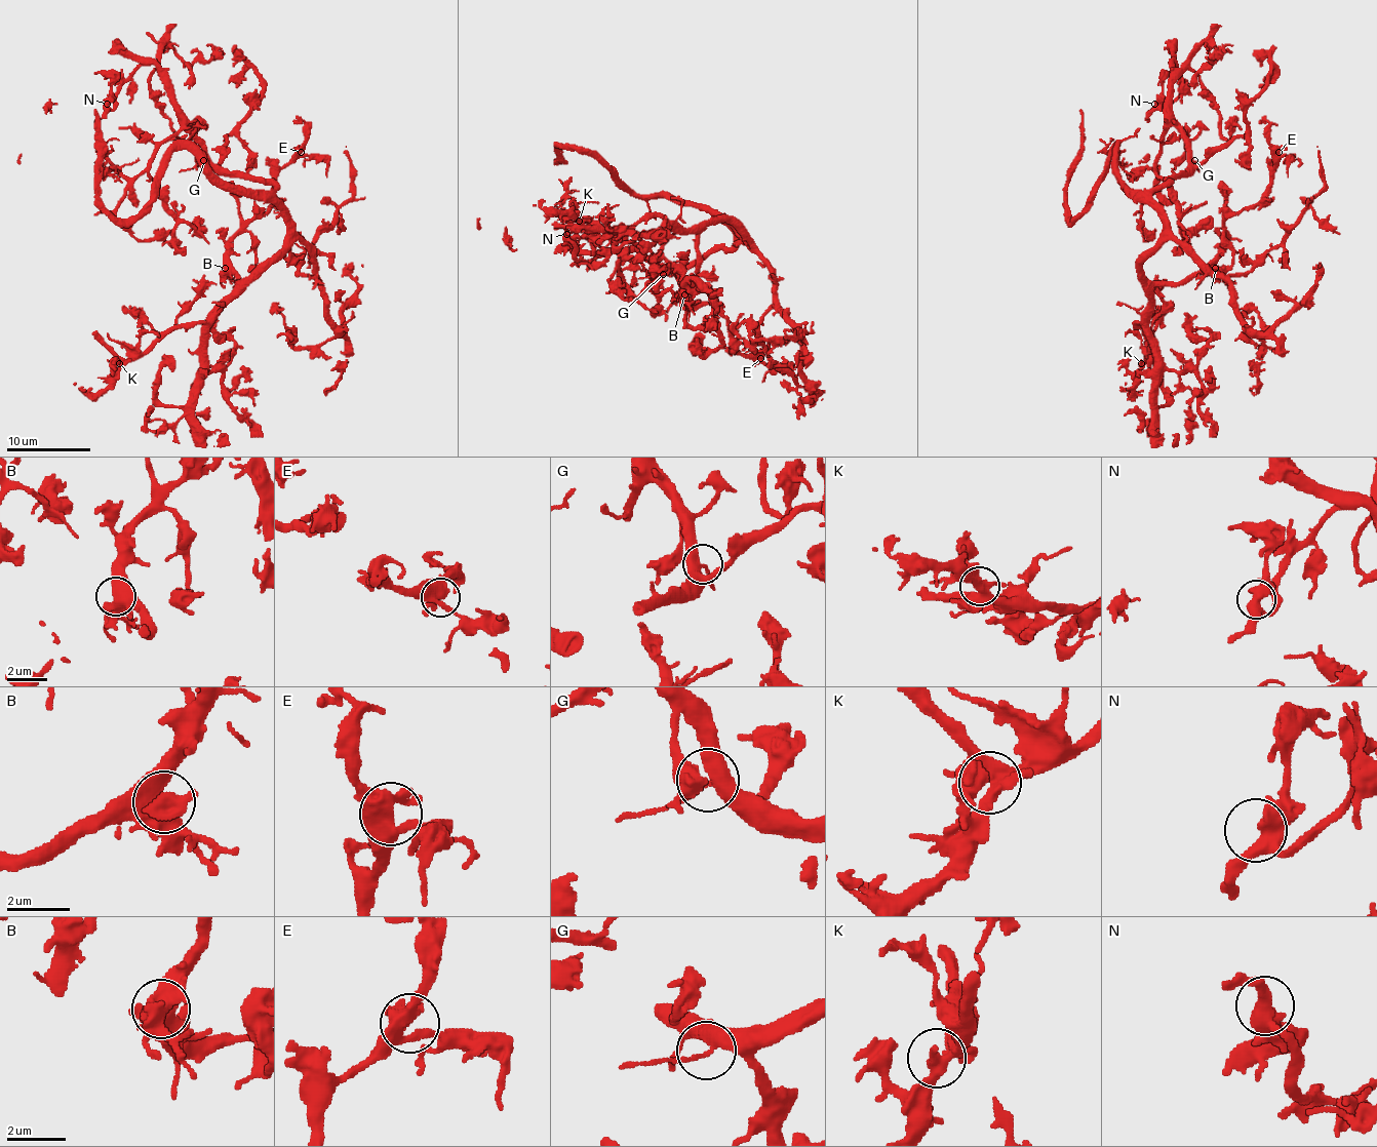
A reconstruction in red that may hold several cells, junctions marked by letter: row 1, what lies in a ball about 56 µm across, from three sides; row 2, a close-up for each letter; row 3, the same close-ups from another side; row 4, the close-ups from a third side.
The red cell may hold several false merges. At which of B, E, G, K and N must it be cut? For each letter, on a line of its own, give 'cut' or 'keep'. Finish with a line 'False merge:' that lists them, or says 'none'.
B: keep
E: keep
G: keep
K: keep
N: keep
False merge: none

